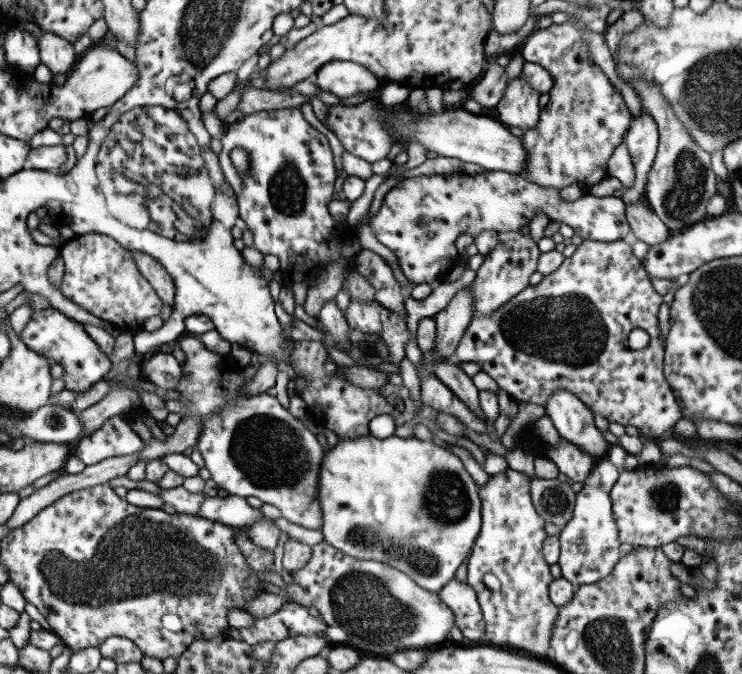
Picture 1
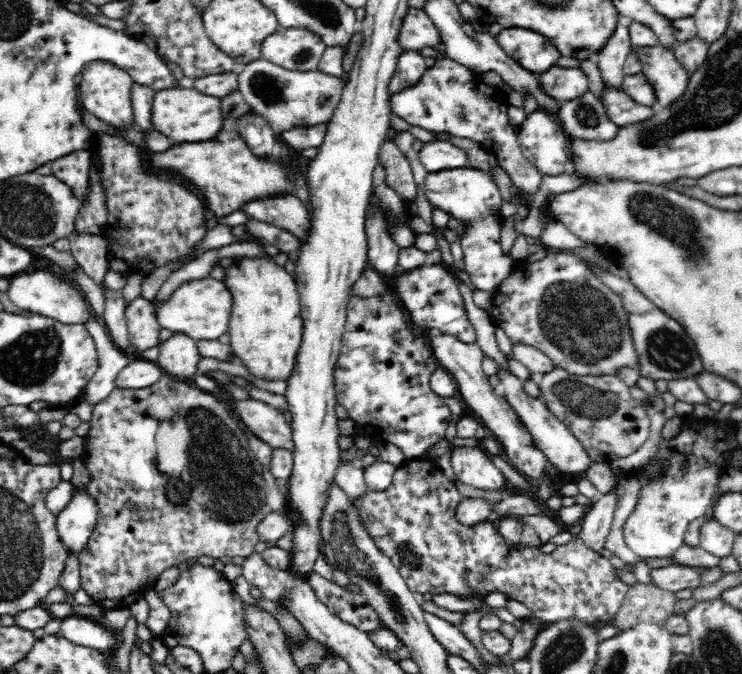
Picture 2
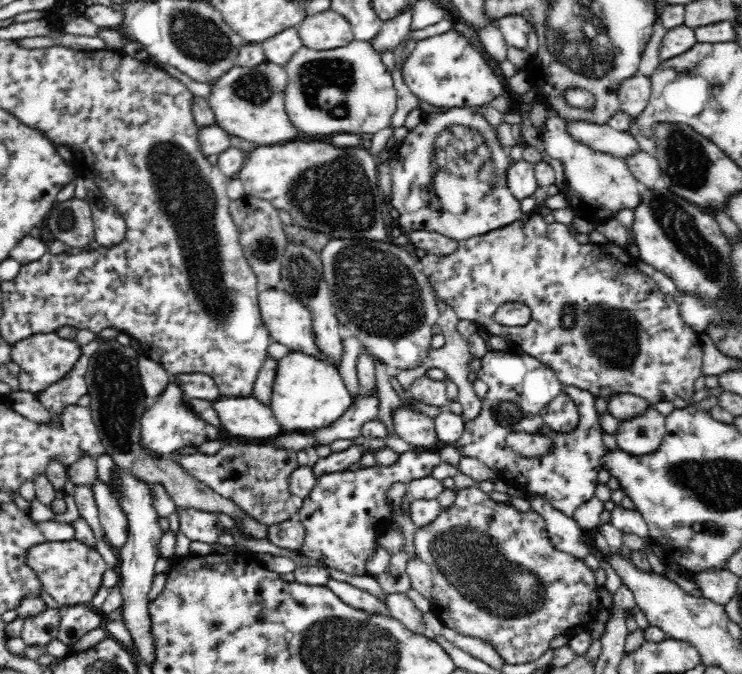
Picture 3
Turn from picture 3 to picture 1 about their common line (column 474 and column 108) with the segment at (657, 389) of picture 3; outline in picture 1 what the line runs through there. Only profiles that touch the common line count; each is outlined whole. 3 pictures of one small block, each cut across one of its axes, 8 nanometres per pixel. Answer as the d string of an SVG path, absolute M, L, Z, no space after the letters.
M97 233L75 235L70 241L64 242L57 249L57 255L65 263L60 293L83 310L94 314L102 321L110 323L120 331L128 331L132 336L143 330L143 322L149 316L159 315L162 301L153 287L139 274L139 269L132 257L132 251L123 248L113 238Z

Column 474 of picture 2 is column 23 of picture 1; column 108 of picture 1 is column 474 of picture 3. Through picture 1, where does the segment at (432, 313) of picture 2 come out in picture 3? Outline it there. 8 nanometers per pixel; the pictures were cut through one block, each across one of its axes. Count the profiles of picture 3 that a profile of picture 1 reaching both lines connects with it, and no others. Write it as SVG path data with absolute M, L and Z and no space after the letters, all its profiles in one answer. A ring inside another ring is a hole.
M490 350L482 359L474 359L470 368L476 373L477 378L487 384L487 392L482 398L480 414L474 420L466 420L462 436L453 444L453 447L462 457L472 457L481 460L489 469L498 475L504 476L511 483L526 488L534 496L546 498L547 502L557 510L560 510L566 517L572 517L578 506L584 504L595 496L596 488L600 482L598 475L604 469L603 458L612 451L604 442L605 430L600 424L600 413L596 410L596 396L588 390L582 390L577 386L564 386L556 376L556 373L549 369L543 362L526 353L513 353L509 350ZM565 392L576 403L578 414L581 417L576 428L570 433L558 433L541 417L541 410L560 394ZM526 432L536 433L550 437L550 452L541 457L532 456L526 458L510 449L506 437L510 433Z

